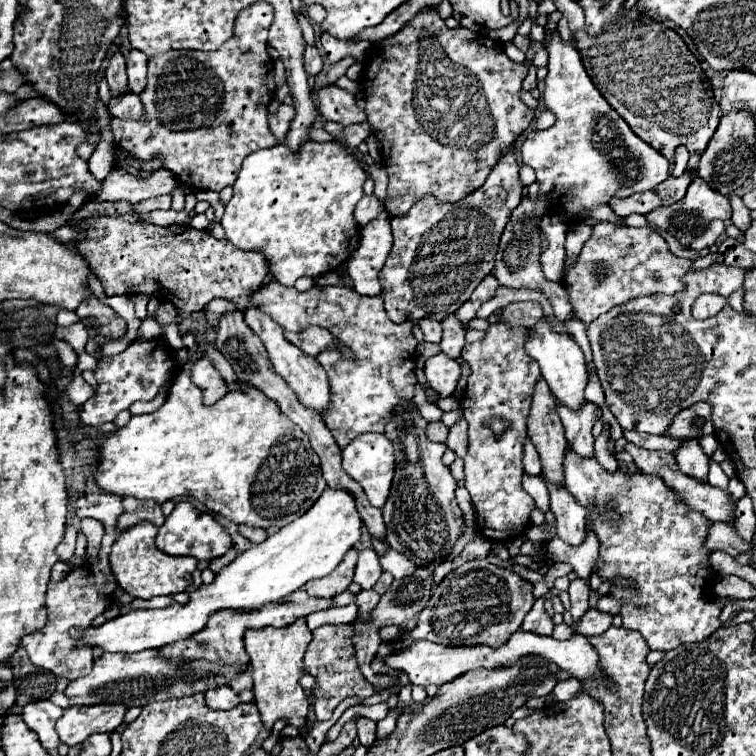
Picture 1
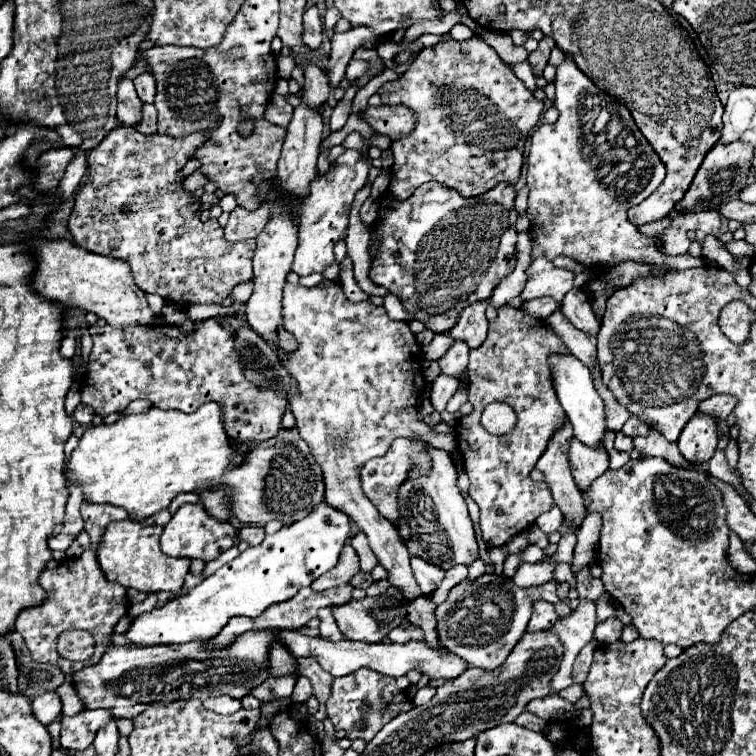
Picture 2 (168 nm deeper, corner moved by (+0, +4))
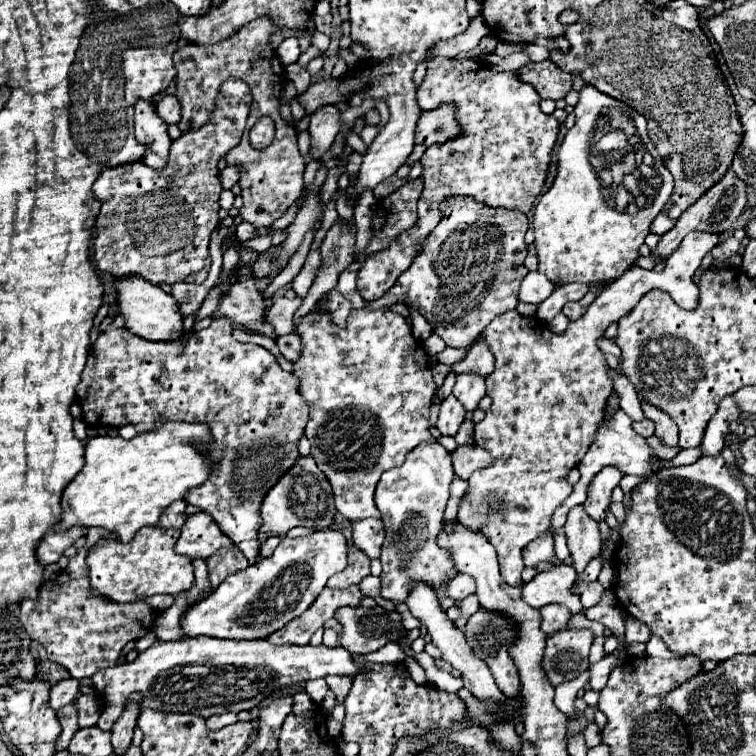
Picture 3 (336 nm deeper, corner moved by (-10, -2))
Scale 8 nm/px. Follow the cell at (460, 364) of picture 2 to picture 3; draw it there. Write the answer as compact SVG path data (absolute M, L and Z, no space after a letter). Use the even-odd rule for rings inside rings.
M463 374L457 378L453 396L463 404L465 410L473 412L479 406L479 400L485 396L485 380L475 374Z

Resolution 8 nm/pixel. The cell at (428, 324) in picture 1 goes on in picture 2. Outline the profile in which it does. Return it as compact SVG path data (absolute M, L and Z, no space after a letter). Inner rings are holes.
M439 332L439 334L435 334L433 340L431 340L431 344L423 346L425 358L429 358L429 360L439 360L439 358L447 352L447 348L449 348L451 342L453 342L453 338L449 336L449 332Z

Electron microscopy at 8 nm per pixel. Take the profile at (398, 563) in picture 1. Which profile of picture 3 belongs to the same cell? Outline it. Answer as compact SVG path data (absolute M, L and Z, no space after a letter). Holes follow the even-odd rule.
M459 574L455 576L449 584L447 584L447 594L453 598L453 600L463 600L471 594L475 594L475 580L469 576L469 574Z

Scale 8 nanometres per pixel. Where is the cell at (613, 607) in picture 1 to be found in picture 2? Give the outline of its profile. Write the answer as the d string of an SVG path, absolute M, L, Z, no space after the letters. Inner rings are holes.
M604 593L601 598L597 598L595 606L597 606L597 618L599 618L597 622L601 622L601 620L605 620L609 616L617 616L623 624L631 622L629 616L625 614L625 608L621 608L608 593Z

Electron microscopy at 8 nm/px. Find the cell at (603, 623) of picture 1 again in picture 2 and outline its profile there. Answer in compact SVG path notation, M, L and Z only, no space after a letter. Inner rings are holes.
M607 618L605 622L599 622L599 624L595 626L595 640L601 642L601 644L619 640L621 628L623 628L623 624L621 624L617 618Z

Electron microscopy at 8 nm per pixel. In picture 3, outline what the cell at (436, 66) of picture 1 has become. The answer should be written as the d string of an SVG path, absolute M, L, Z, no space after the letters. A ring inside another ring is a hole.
M437 56L427 62L425 80L419 86L417 102L423 110L439 108L453 102L457 106L457 118L465 128L465 136L459 136L445 144L429 146L421 158L423 164L423 194L419 198L417 224L395 238L387 250L379 250L369 256L359 274L357 290L365 300L381 298L391 286L395 286L399 274L403 274L411 262L423 250L425 238L441 220L439 204L451 196L473 196L491 208L519 210L527 214L547 180L551 152L559 136L559 122L555 116L547 116L539 108L539 94L531 84L523 84L515 72L493 72L479 60L461 62L461 72L455 60Z

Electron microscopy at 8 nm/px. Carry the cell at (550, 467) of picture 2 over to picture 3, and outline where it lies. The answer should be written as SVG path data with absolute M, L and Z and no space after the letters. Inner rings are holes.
M575 506L567 516L565 536L567 536L567 548L573 558L573 568L575 572L583 572L585 566L601 552L599 526L597 522L591 522L591 518L587 518L583 506Z

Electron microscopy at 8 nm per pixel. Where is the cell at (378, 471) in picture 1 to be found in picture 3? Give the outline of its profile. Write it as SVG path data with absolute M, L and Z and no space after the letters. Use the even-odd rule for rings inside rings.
M437 440L419 444L411 450L411 454L407 454L407 460L401 466L383 472L383 478L375 490L375 504L385 524L385 542L379 558L383 564L381 598L401 604L409 596L413 582L421 582L437 594L441 610L447 612L455 604L453 598L447 596L445 584L453 580L459 570L455 568L451 554L447 554L449 550L437 544L453 476L451 454Z

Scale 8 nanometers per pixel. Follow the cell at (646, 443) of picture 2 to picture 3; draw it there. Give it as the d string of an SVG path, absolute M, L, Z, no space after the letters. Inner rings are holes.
M641 400L641 408L643 414L655 422L655 436L659 436L667 446L677 446L677 424L671 420L671 416L645 400Z

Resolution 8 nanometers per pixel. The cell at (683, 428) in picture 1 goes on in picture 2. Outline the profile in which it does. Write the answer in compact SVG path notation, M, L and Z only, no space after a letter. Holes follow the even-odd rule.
M717 394L717 396L711 396L711 398L703 400L699 404L699 408L697 408L697 414L707 414L707 416L713 416L717 420L727 420L727 416L733 410L733 404L737 404L733 400L733 396Z

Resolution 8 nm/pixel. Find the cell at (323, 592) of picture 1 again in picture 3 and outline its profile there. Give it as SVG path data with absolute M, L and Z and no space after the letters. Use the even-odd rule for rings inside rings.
M351 546L349 554L347 554L347 568L339 574L335 574L327 586L329 588L347 588L353 584L359 584L365 576L369 576L369 558L367 554L363 554L359 548Z

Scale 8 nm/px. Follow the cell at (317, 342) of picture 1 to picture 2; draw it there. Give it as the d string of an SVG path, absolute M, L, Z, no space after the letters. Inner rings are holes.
M279 328L279 344L283 350L293 352L297 348L297 340L293 338L293 334L289 334L285 328Z

